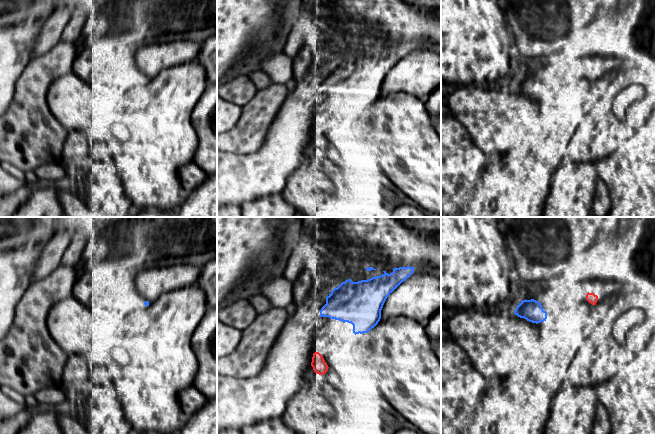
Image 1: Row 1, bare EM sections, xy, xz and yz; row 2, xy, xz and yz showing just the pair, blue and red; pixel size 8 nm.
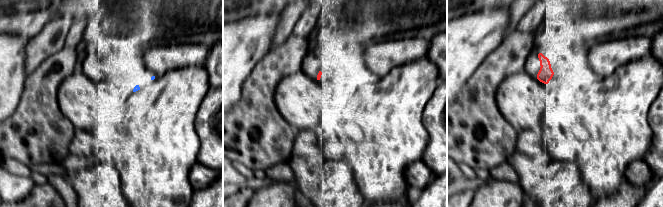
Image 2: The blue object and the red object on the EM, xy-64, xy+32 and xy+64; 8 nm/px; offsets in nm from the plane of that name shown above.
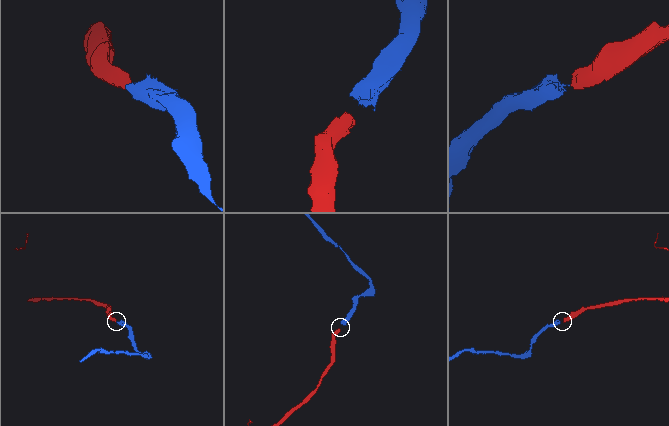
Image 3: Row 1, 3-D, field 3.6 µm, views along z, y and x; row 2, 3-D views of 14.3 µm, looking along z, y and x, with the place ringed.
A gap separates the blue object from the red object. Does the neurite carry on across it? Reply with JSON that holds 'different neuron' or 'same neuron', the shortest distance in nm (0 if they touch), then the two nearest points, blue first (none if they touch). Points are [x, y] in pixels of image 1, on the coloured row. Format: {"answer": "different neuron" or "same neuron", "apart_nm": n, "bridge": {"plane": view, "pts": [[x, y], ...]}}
{"answer": "same neuron", "apart_nm": 280, "bridge": {"plane": "xz", "pts": [[320, 316], [318, 352]]}}

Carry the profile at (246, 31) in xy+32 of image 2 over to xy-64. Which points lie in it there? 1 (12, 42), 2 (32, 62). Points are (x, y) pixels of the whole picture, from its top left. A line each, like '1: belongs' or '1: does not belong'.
1: belongs
2: does not belong

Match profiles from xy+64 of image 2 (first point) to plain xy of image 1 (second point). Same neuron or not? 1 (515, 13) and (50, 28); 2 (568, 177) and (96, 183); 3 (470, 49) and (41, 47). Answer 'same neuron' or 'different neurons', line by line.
1: same neuron
2: same neuron
3: different neurons

